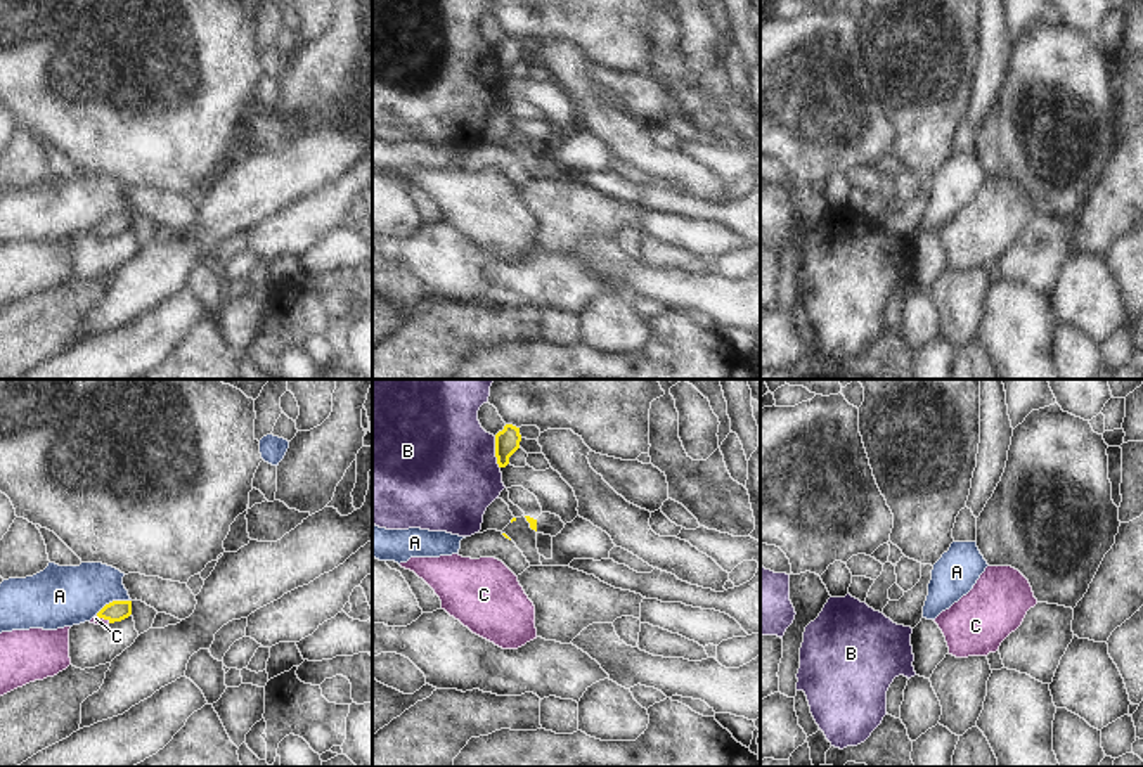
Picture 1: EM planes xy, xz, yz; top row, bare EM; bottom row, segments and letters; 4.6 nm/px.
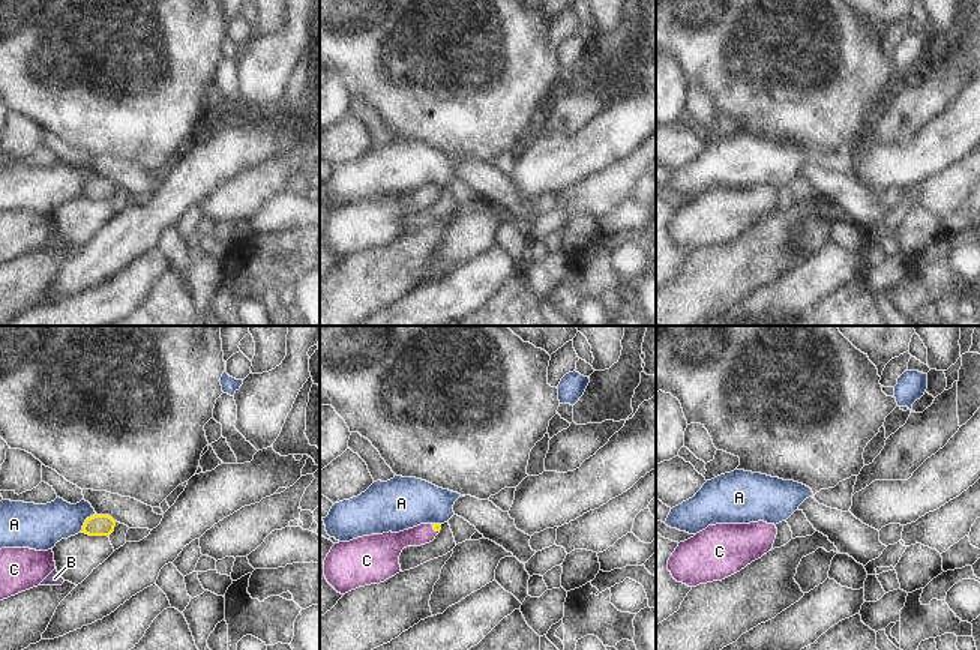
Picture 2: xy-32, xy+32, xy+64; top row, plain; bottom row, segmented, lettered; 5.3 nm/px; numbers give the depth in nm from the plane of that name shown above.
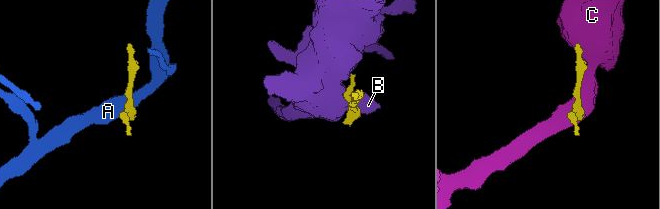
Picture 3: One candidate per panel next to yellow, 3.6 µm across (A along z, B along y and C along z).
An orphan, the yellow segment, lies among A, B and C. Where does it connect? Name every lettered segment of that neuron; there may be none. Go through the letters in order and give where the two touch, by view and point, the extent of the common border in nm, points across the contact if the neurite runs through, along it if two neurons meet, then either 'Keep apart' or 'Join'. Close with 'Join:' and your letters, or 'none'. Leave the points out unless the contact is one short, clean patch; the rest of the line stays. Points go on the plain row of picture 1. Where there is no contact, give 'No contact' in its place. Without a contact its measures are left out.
A: Touches yellow at xy (113, 213). Shared border 180 nm. Boundary: xy (130, 212), (113, 212), (96, 225). Keep apart
B: Touches yellow at xz (496, 64). Shared border 150 nm. Boundary: xz (494, 49), (494, 68), (499, 80). Keep apart
C: Touches yellow at xy (103, 229). Shared border 80 nm. Path across: xy (118, 222), (103, 229), (96, 231). Join
Join: C.

